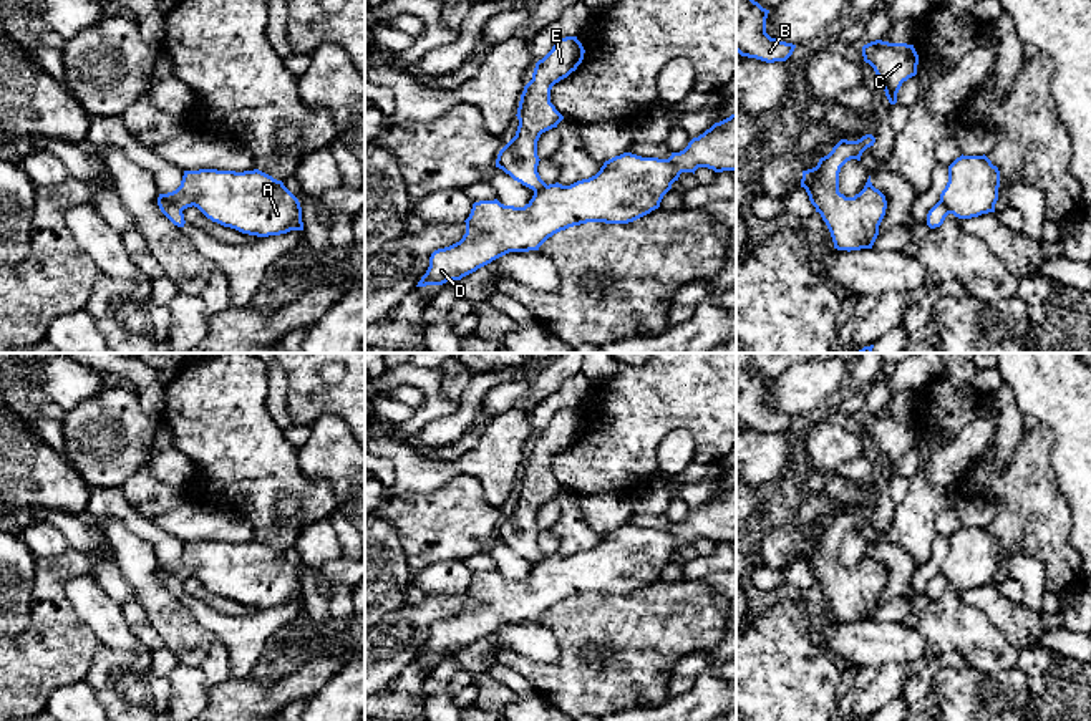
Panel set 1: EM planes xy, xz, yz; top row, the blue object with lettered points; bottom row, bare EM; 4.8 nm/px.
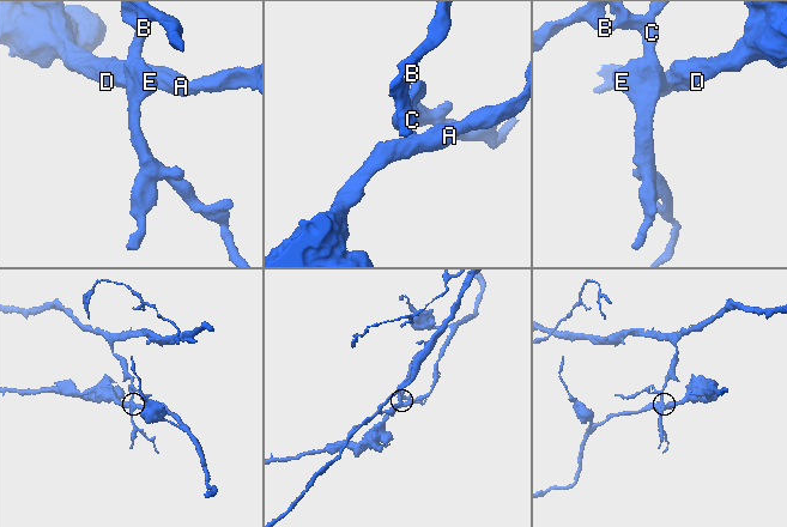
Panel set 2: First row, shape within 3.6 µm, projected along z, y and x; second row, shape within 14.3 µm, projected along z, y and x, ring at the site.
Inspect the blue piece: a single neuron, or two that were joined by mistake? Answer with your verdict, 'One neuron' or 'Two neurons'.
Two neurons

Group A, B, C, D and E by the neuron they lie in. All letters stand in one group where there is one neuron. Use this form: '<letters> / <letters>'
A D / B C E

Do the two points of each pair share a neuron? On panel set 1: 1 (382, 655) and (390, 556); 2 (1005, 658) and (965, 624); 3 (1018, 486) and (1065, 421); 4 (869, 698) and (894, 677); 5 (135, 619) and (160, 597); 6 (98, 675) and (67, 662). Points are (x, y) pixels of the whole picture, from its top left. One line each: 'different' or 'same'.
1: different
2: same
3: different
4: same
5: different
6: different

